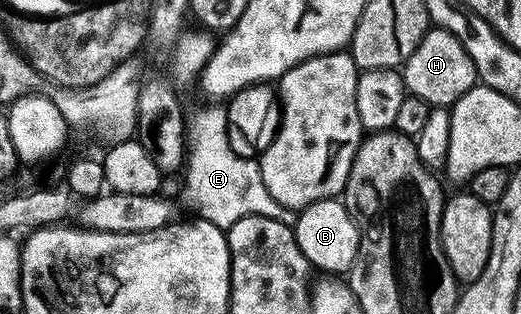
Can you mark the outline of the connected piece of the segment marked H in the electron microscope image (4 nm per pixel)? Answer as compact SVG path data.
M430 29L417 42L417 48L413 50L411 57L403 65L403 82L408 94L422 99L433 107L449 107L456 103L459 97L463 97L463 93L467 93L475 86L478 77L475 65L471 61L471 57L467 57L467 49L463 49L461 42L451 33L440 29Z

